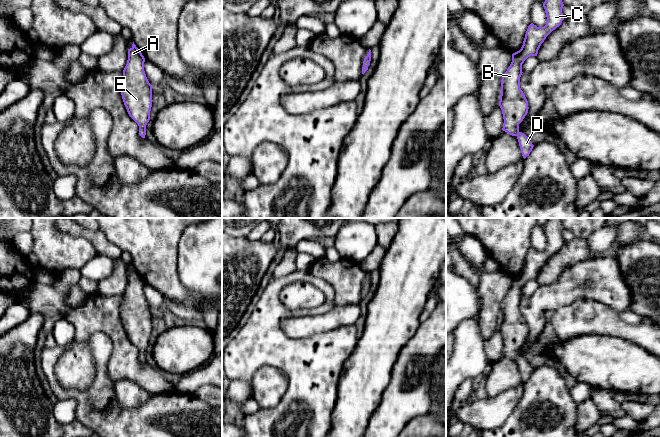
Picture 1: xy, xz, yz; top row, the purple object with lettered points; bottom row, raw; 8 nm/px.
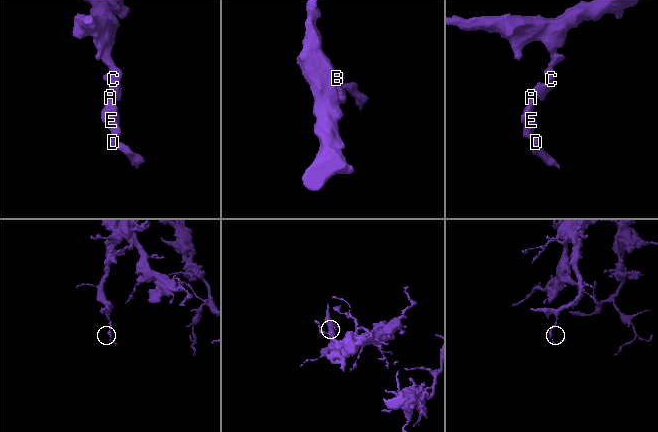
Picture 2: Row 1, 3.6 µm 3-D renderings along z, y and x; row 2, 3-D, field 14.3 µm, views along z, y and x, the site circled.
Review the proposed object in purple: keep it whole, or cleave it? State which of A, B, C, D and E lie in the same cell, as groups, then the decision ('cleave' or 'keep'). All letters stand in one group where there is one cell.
A B C D E | keep

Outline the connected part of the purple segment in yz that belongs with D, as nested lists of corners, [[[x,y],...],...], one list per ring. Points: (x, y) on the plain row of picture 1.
[[[560,218],[548,219],[543,227],[547,241],[546,249],[537,251],[531,247],[528,250],[521,273],[512,278],[512,286],[502,301],[499,325],[504,343],[502,354],[517,361],[524,383],[529,380],[534,369],[524,357],[519,355],[519,348],[529,333],[528,325],[520,312],[522,288],[528,281],[537,280],[546,261],[561,249],[564,244],[563,230]]]

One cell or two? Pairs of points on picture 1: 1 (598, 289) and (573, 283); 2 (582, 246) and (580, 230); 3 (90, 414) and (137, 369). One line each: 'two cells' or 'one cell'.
1: one cell
2: two cells
3: two cells

